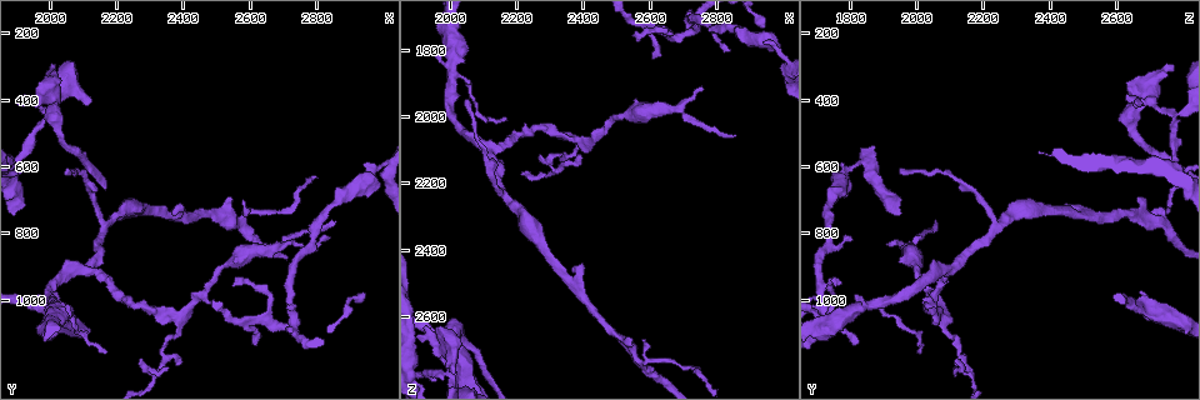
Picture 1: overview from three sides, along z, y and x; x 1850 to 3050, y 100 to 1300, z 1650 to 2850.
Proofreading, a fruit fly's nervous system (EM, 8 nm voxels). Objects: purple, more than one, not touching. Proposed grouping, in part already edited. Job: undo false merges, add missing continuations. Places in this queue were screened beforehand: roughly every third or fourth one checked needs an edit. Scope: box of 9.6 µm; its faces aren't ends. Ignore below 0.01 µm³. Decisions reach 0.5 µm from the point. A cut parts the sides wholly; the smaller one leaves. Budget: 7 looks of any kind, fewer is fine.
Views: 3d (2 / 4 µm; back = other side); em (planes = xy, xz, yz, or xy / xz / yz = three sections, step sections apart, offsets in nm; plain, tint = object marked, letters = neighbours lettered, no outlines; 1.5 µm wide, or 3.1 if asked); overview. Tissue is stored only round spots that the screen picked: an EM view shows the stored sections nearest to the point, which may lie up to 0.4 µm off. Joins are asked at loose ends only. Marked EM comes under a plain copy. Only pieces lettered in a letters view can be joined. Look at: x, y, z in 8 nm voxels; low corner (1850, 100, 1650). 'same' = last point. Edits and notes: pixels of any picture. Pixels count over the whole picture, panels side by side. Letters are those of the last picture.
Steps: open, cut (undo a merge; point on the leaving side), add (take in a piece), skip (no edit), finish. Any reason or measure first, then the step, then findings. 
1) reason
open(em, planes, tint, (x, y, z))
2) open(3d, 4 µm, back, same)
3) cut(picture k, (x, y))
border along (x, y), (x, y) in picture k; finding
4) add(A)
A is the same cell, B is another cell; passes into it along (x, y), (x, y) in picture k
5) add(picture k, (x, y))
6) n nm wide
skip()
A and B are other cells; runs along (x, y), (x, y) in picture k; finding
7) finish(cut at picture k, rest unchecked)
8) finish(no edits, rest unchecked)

open(3d, 4 µm, (2560, 880, 1990))

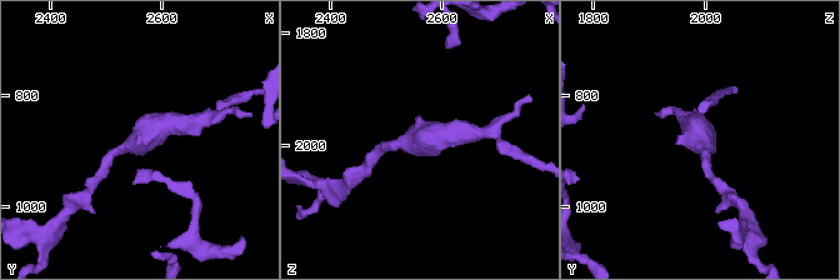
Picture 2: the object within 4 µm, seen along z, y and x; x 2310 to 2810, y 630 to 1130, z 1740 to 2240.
need the tissue
open(em, xz, step 4, tint, (2555, 890, 1985))

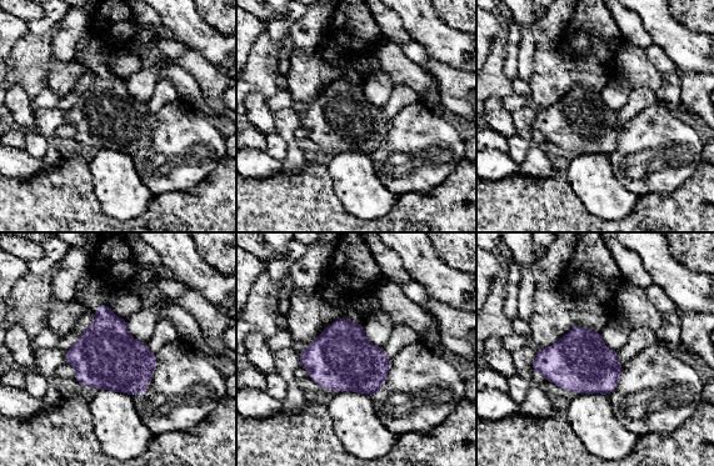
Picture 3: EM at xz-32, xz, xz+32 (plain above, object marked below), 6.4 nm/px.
open(em, xz, step 4, letters, same)

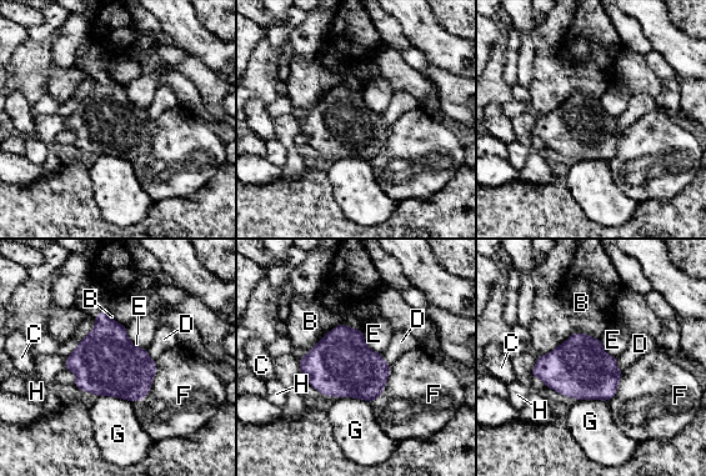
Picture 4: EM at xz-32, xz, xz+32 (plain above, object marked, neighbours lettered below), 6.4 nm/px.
380 nm wide
skip()
B, C, D, E, F, G and H are other cells; border along (599, 337), (574, 332), (542, 355) in picture 4; one neuron here

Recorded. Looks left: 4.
thick turns thin
open(em, planes, tint, (2020, 1020, 1870))

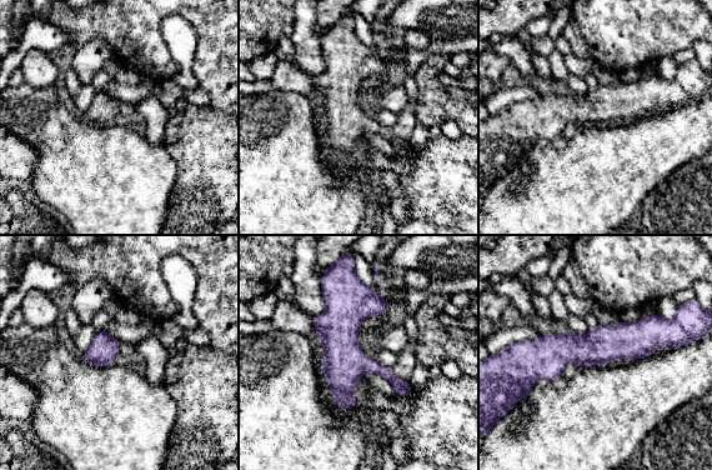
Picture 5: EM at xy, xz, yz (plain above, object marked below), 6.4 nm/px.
open(em, planes, letters, same)

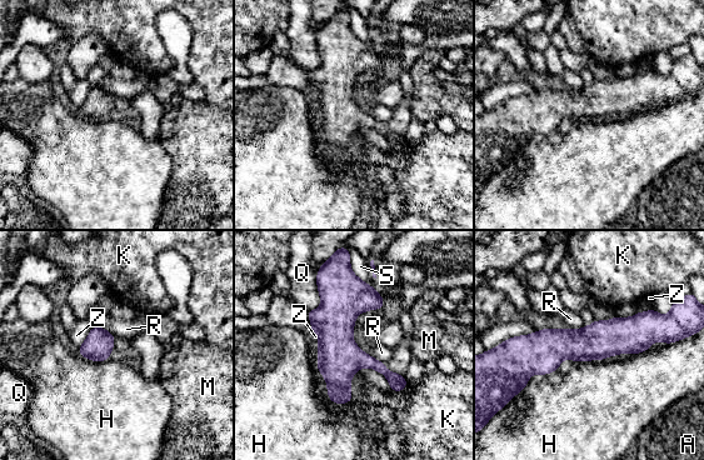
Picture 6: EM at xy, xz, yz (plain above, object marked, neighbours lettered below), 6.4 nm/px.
skip()
A, H, K, M, Q, R, S and Z are other cells; border along (557, 369), (533, 374), (519, 393) in picture 6; continuous, no second neuron

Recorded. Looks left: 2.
branch point
open(em, xz, step 4, tint, (2370, 1060, 2050))

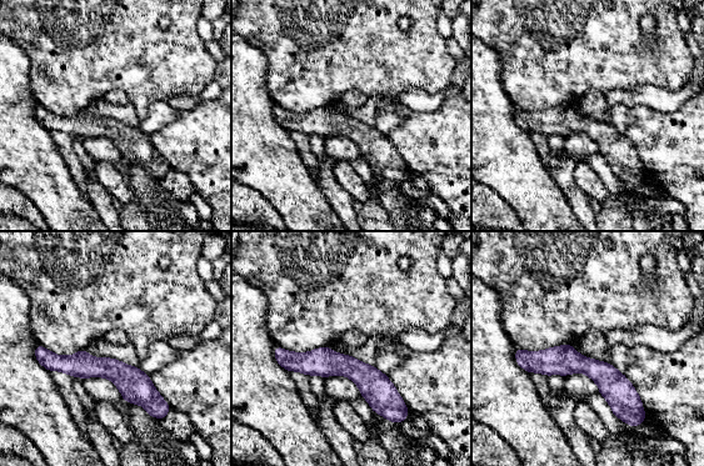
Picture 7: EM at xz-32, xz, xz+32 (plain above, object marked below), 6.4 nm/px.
see the neighbours
open(em, xz, step 4, letters, same)

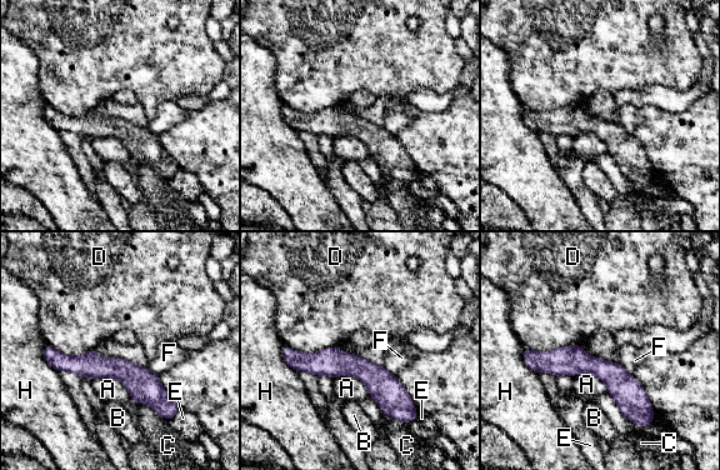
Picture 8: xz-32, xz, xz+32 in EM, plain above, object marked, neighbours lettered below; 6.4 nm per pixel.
skip()
A, B, C, D, E, F and H are other cells; border along (581, 344), (549, 350), (524, 349) in picture 8; one neuron here

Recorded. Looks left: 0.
finish(no edits, rest unchecked)

